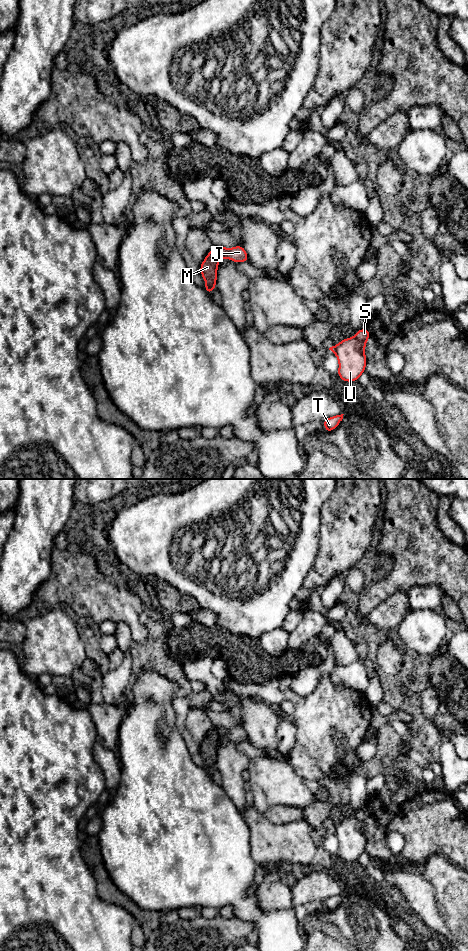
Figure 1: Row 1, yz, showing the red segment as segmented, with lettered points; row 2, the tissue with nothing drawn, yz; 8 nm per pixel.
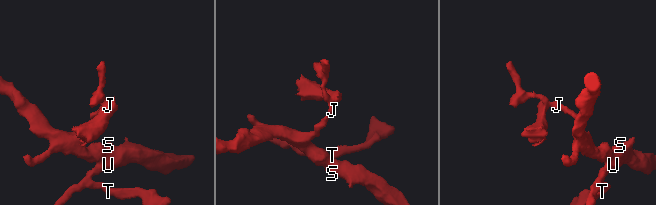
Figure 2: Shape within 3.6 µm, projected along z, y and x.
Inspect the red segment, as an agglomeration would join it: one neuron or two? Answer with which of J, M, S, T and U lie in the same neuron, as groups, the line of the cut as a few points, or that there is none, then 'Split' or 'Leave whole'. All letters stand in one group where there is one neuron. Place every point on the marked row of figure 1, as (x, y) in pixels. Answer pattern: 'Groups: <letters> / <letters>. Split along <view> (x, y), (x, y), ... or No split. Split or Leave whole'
Groups: J S T U / M. Split along yz (214, 247), (221, 257). Split

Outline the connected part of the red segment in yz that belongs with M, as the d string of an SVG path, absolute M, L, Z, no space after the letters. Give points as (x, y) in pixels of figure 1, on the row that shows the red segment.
M213 248L200 265L200 274L206 282L204 289L209 294L212 294L213 290L216 288L217 270L220 258L216 249Z

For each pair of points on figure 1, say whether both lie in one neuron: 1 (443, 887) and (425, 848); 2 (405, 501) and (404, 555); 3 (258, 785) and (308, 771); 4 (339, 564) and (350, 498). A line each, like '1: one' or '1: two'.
1: two
2: one
3: two
4: one

